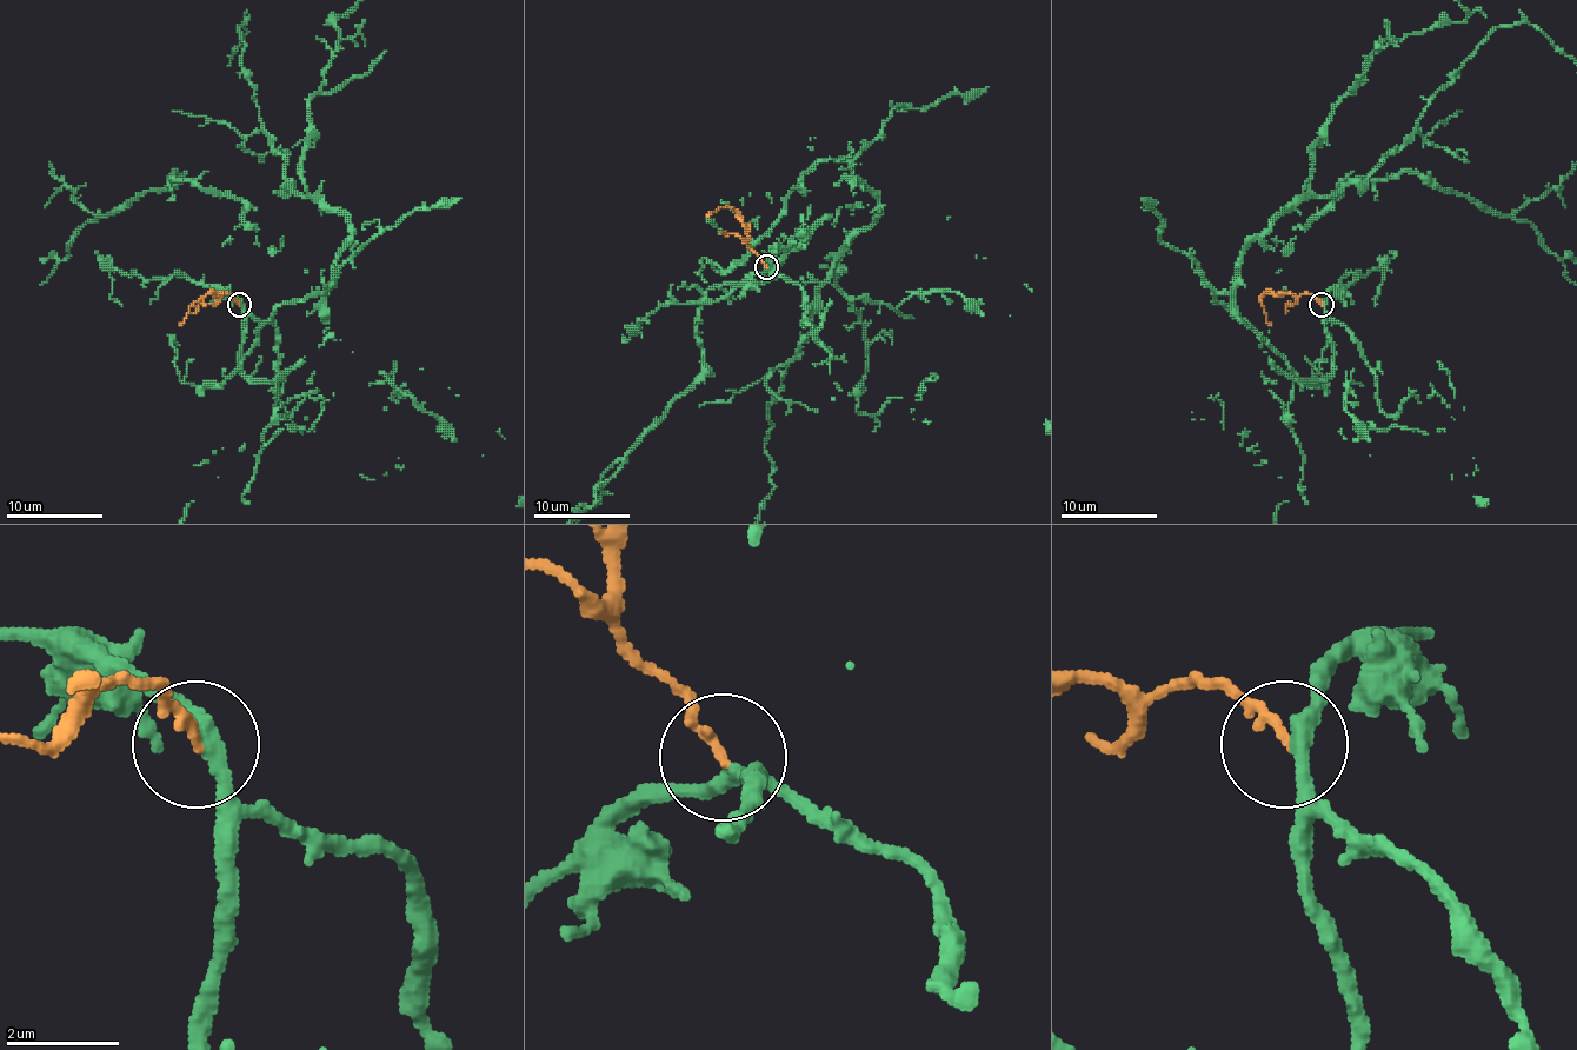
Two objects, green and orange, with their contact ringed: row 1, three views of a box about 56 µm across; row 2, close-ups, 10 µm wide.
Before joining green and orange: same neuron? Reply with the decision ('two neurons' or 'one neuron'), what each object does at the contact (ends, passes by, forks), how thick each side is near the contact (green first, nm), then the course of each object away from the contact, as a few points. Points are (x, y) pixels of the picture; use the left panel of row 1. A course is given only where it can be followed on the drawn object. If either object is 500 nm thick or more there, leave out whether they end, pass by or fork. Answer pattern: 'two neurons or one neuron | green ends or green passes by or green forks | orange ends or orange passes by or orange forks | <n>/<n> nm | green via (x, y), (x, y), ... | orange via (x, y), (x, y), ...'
one neuron | green passes by | orange ends | 280/170 nm | orange via (239, 304), (230, 294), (208, 294), (191, 306), (179, 325)

